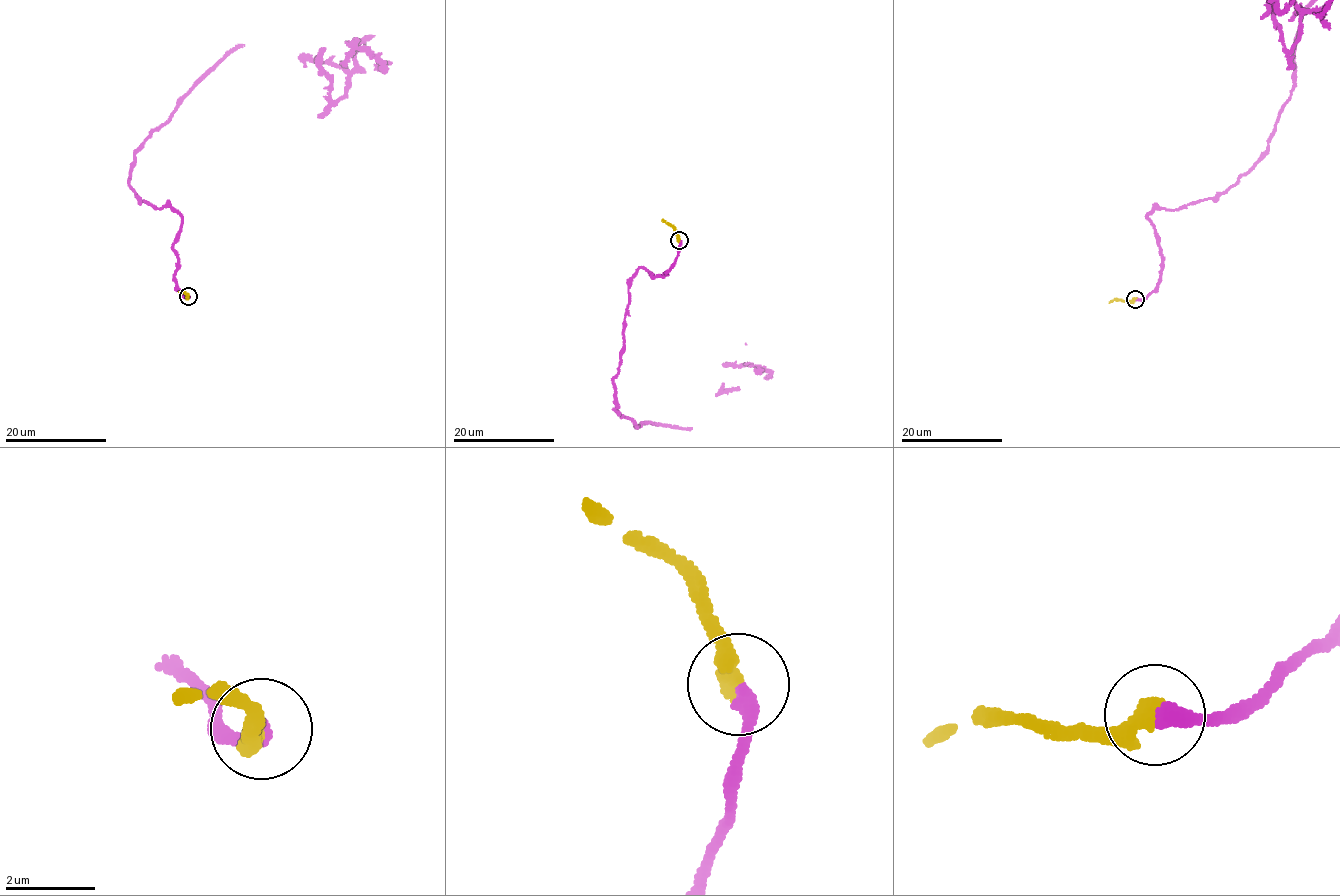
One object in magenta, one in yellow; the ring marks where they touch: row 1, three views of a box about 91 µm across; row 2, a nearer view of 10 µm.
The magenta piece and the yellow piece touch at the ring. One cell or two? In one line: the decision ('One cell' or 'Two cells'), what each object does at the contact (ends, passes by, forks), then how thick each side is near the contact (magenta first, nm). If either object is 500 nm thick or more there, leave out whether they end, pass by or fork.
One cell. At the ring magenta ends. At the ring yellow ends. Thickness 320 nm (magenta) against 320 nm

